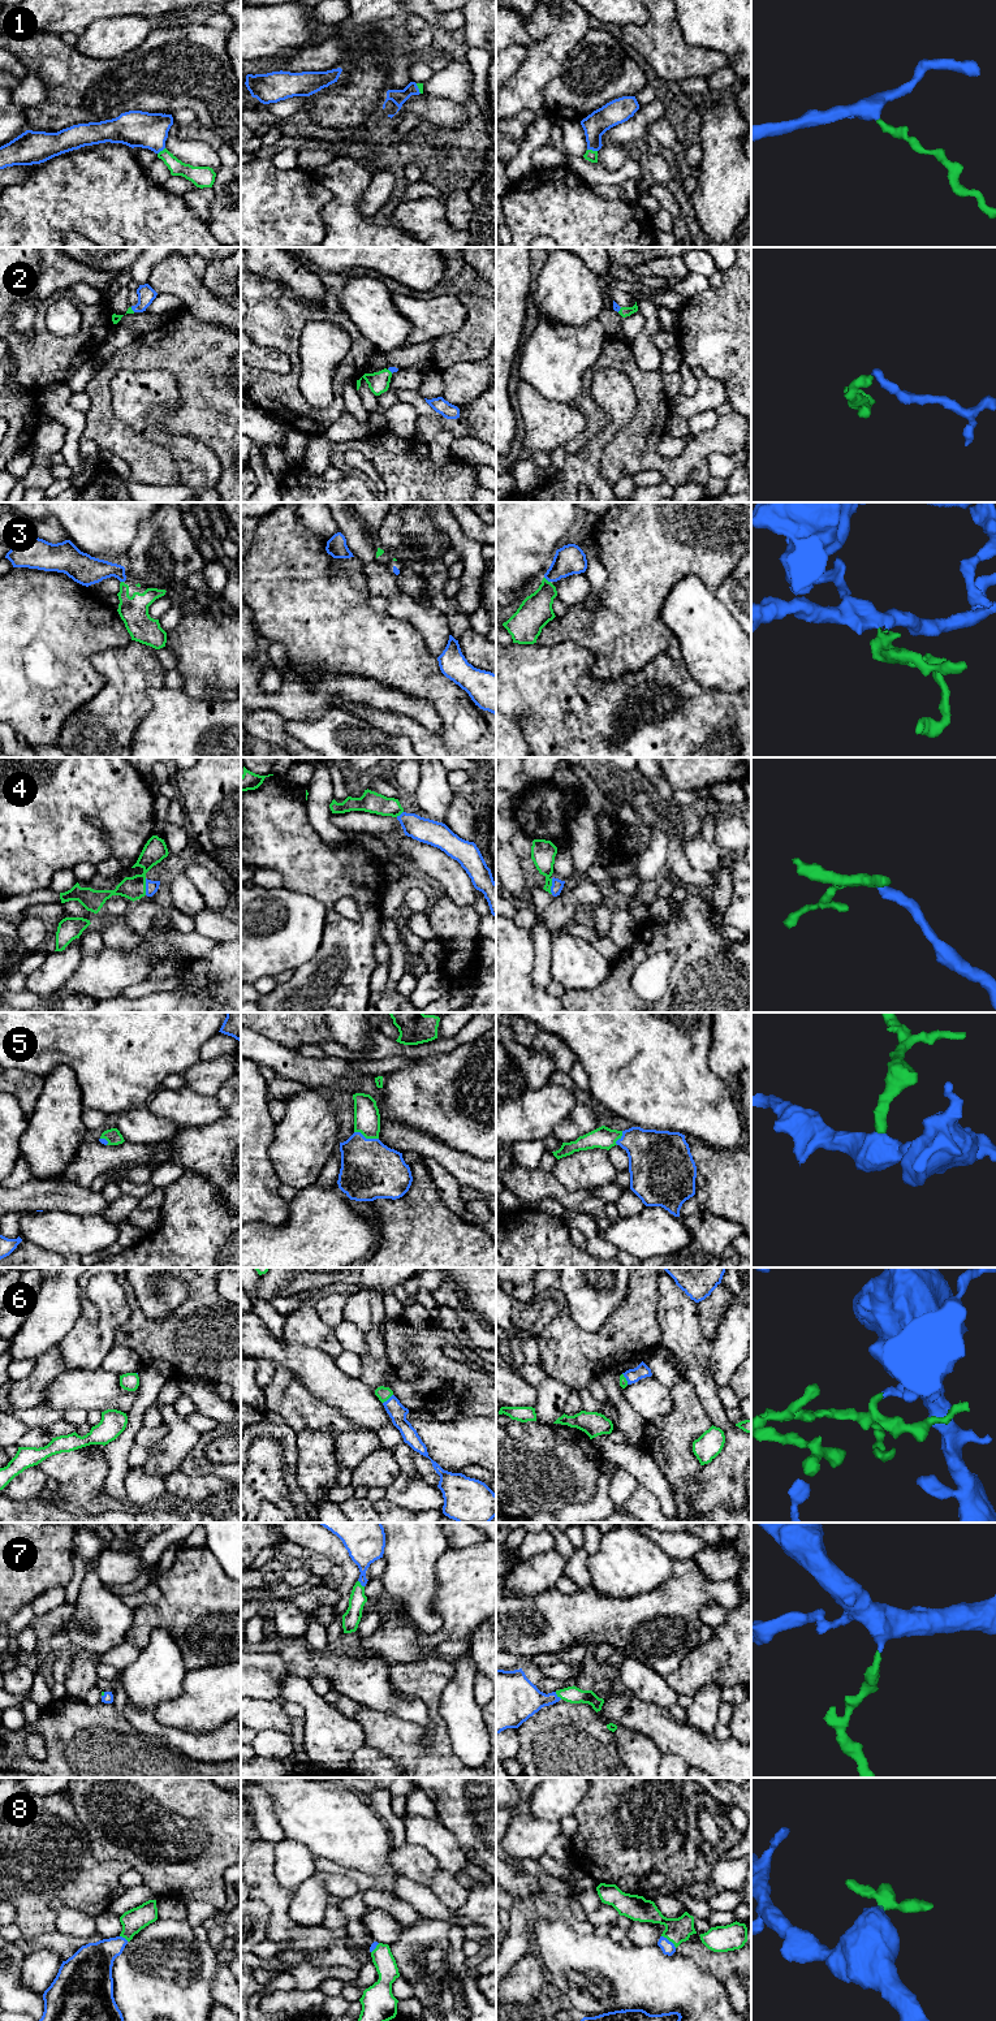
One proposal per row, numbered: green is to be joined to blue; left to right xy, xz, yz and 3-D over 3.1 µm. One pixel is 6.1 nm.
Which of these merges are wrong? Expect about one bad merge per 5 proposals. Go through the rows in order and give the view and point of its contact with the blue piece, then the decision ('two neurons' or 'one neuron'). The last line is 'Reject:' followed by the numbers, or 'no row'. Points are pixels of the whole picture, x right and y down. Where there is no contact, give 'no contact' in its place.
1: meets blue in yz at (593, 150); one neuron
2: meets blue in xy at (133, 310); one neuron
3: meets blue in yz at (547, 579); one neuron
4: meets blue in xy at (146, 886); one neuron
5: meets blue in xz at (365, 1138); one neuron
6: meets blue in xz at (388, 1399); one neuron
7: meets blue in yz at (559, 1697); one neuron
8: meets blue in yz at (668, 1940); one neuron
Reject: no row

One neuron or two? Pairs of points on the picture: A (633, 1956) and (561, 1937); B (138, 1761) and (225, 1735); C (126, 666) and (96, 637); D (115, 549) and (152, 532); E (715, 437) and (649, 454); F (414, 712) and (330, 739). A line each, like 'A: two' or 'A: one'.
A: one
B: two
C: two
D: two
E: one
F: two

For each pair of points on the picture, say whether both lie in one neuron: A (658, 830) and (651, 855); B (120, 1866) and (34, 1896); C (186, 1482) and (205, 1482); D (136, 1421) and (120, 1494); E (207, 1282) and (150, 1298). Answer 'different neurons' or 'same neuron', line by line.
A: same neuron
B: same neuron
C: same neuron
D: same neuron
E: different neurons

